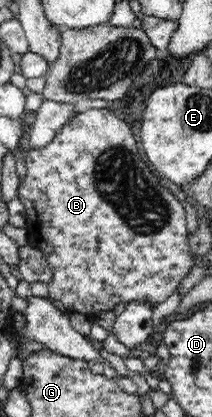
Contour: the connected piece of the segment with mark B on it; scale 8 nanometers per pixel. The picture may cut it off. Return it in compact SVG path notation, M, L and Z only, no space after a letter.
M92 107L71 117L45 148L41 148L41 150L29 149L26 154L27 178L24 183L21 183L18 198L26 209L29 245L43 252L48 268L52 272L48 282L49 297L53 301L60 302L66 311L74 310L77 313L96 317L101 311L121 308L124 304L131 302L147 300L152 304L161 304L179 287L181 279L191 271L193 254L189 246L186 210L165 186L161 186L160 180L151 173L147 164L141 159L135 144L137 141L131 133L131 128L127 126L127 122L118 118L111 109Z

